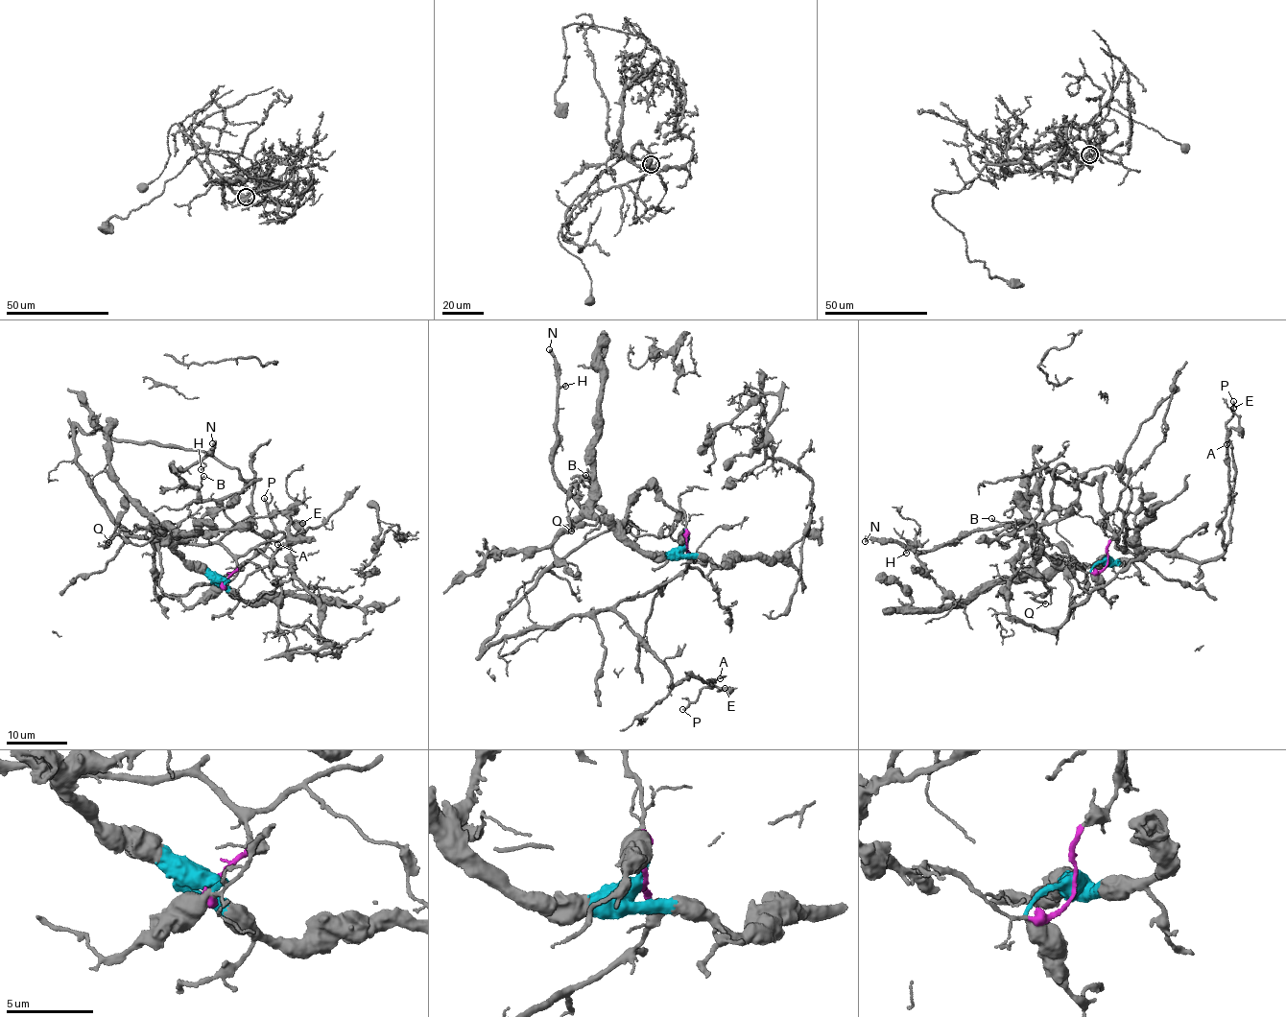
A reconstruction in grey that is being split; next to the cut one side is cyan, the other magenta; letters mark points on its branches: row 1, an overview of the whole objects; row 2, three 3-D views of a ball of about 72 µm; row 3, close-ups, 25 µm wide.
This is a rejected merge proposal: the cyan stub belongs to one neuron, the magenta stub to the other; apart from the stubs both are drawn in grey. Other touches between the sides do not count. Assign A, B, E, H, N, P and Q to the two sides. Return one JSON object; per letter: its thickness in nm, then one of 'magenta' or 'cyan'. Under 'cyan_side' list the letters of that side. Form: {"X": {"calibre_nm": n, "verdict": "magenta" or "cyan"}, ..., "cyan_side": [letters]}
{"A": {"calibre_nm": 90, "verdict": "magenta"}, "B": {"calibre_nm": 140, "verdict": "magenta"}, "E": {"calibre_nm": 130, "verdict": "magenta"}, "H": {"calibre_nm": 130, "verdict": "magenta"}, "N": {"calibre_nm": 320, "verdict": "magenta"}, "P": {"calibre_nm": 180, "verdict": "magenta"}, "Q": {"calibre_nm": 280, "verdict": "cyan"}, "cyan_side": ["Q"]}

